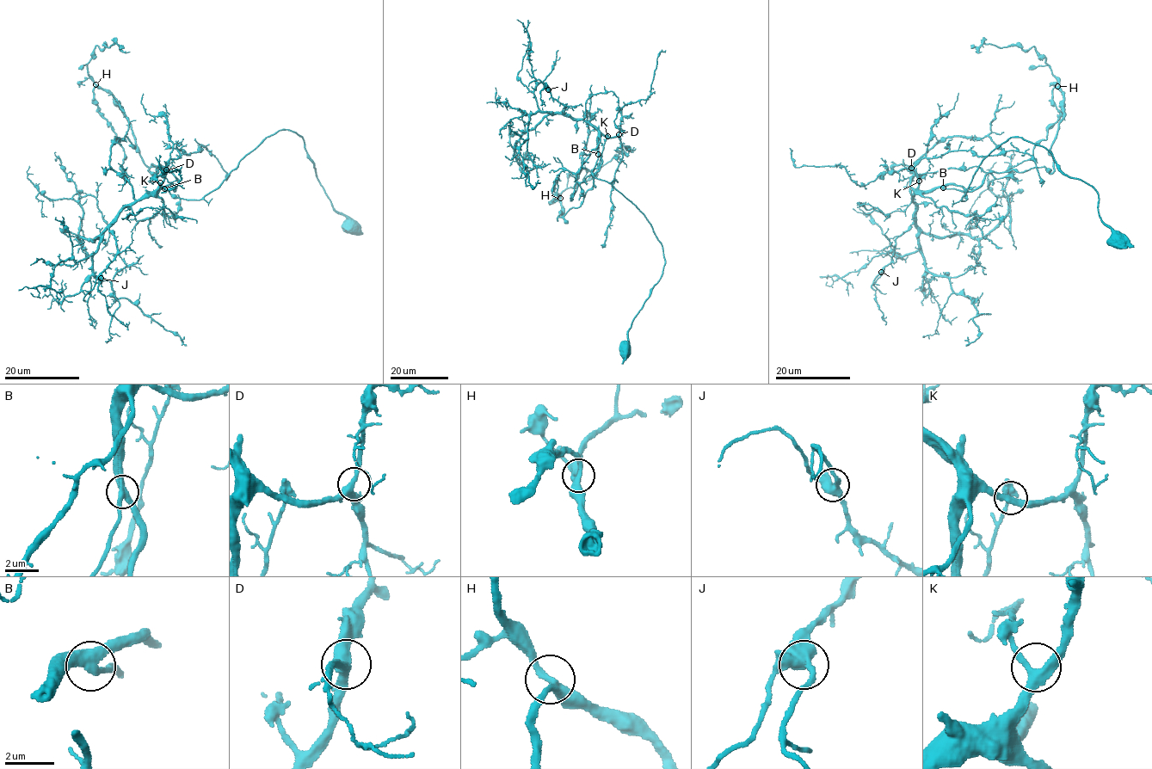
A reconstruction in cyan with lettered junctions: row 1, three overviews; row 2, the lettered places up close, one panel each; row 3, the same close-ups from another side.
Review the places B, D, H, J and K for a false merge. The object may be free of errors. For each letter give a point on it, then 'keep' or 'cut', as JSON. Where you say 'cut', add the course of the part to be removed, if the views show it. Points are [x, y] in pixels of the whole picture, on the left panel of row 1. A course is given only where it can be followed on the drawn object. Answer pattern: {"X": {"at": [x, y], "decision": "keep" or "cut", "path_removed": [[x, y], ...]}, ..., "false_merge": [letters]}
{"B": {"at": [164, 188], "decision": "keep"}, "D": {"at": [166, 169], "decision": "keep"}, "H": {"at": [95, 84], "decision": "keep"}, "J": {"at": [101, 278], "decision": "keep"}, "K": {"at": [160, 182], "decision": "keep"}, "false_merge": []}

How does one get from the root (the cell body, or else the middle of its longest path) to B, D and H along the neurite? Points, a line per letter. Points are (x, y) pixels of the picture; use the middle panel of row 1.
B: (625, 350), (634, 316), (662, 274), (662, 245), (636, 206), (608, 182), (594, 176), (592, 169), (598, 154)
D: (625, 350), (631, 322), (659, 279), (664, 261), (662, 245), (644, 214), (593, 175), (598, 138), (619, 134)
H: (625, 350), (662, 274), (662, 245), (592, 169), (582, 204), (557, 220), (560, 198)

